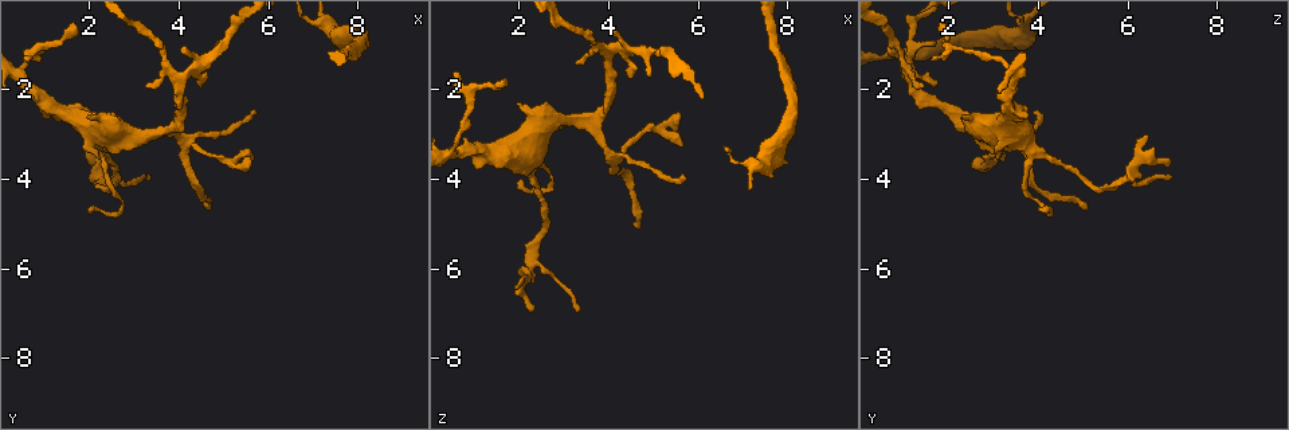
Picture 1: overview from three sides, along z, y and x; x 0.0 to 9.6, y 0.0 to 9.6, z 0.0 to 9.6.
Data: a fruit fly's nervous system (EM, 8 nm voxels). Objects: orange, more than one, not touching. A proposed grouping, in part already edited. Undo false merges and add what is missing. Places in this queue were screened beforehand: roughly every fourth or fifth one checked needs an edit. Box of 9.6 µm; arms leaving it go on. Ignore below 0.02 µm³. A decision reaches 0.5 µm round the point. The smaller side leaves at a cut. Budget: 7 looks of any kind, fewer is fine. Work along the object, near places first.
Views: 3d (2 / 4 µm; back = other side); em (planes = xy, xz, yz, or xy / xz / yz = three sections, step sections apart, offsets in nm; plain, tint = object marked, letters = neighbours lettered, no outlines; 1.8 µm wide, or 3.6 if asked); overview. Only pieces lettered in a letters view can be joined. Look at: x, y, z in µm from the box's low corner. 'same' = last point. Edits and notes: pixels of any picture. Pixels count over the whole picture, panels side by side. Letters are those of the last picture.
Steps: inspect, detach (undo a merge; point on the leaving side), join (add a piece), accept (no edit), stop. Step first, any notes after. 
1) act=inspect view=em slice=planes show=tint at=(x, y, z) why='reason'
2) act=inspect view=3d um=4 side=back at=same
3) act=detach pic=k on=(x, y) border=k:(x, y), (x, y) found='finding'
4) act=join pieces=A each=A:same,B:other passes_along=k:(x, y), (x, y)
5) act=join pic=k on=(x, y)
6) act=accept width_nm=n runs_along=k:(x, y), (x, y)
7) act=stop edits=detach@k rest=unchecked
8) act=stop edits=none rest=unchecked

act=inspect view=em slice=planes show=letters at=(4.60, 4.65, 5.05) why='thin end'

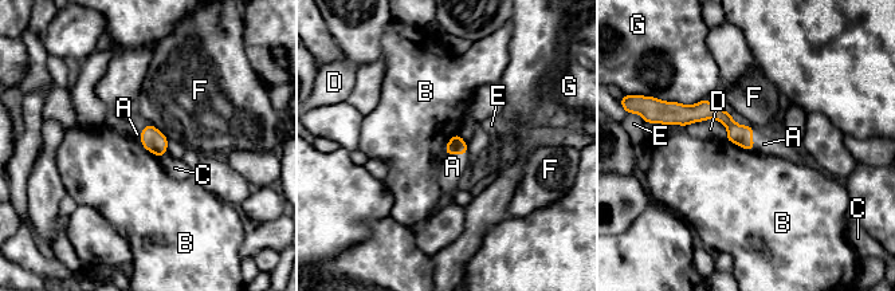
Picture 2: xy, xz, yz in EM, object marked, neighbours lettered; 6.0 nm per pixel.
act=join pieces=A each=A:same,B:other,C:other,D:other,E:other,F:other,G:other passes_along=2:(456, 145), (455, 153), (452, 166) found='the neuron continues'

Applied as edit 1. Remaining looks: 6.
act=inspect view=overview

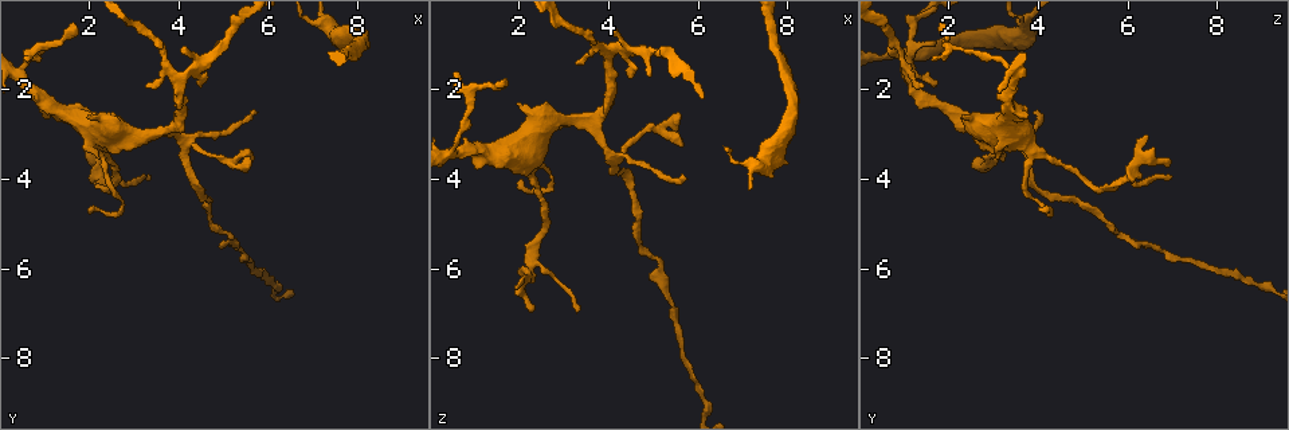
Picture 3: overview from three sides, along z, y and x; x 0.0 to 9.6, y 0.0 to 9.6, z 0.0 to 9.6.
act=inspect view=3d um=2 at=(2.10, 4.65, 3.95) why='an open end'

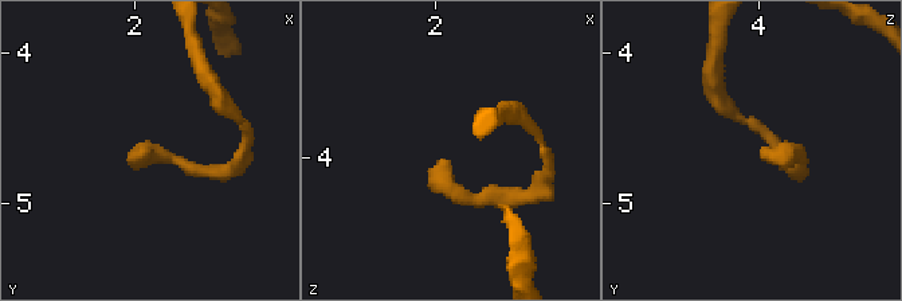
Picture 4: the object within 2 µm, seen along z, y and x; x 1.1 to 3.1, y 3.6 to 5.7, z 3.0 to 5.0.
act=inspect view=em slice=planes show=plain at=(2.02, 4.62, 4.00) why='need the tissue'

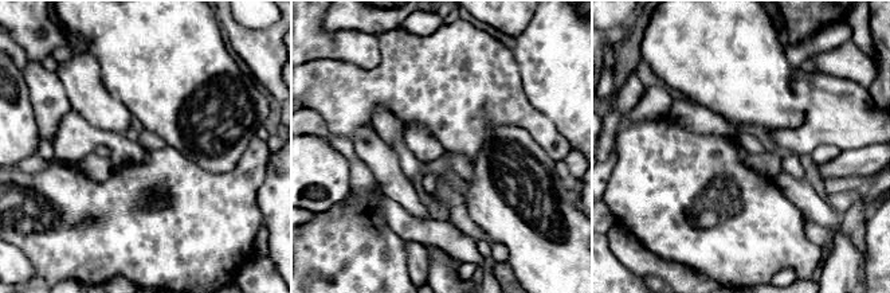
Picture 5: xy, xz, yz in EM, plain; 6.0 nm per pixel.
act=inspect view=em slice=planes show=letters at=same

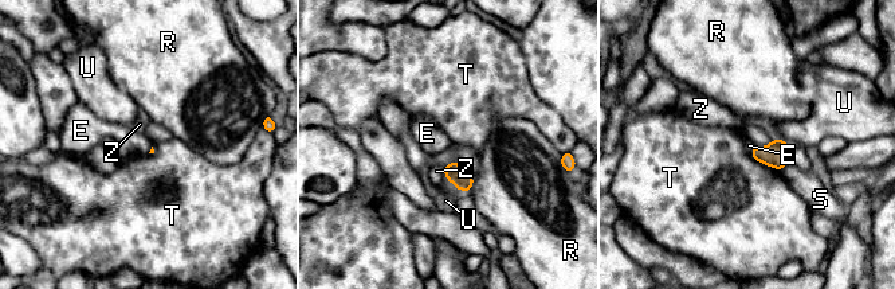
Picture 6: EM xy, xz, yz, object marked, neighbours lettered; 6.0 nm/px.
act=accept each=E:other,R:other,S:other,T:other,U:other,Z:other border=6:(756, 145), (750, 153) found='no lettered piece goes on from it'

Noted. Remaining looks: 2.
act=stop edits=join@2 rest=unchecked

